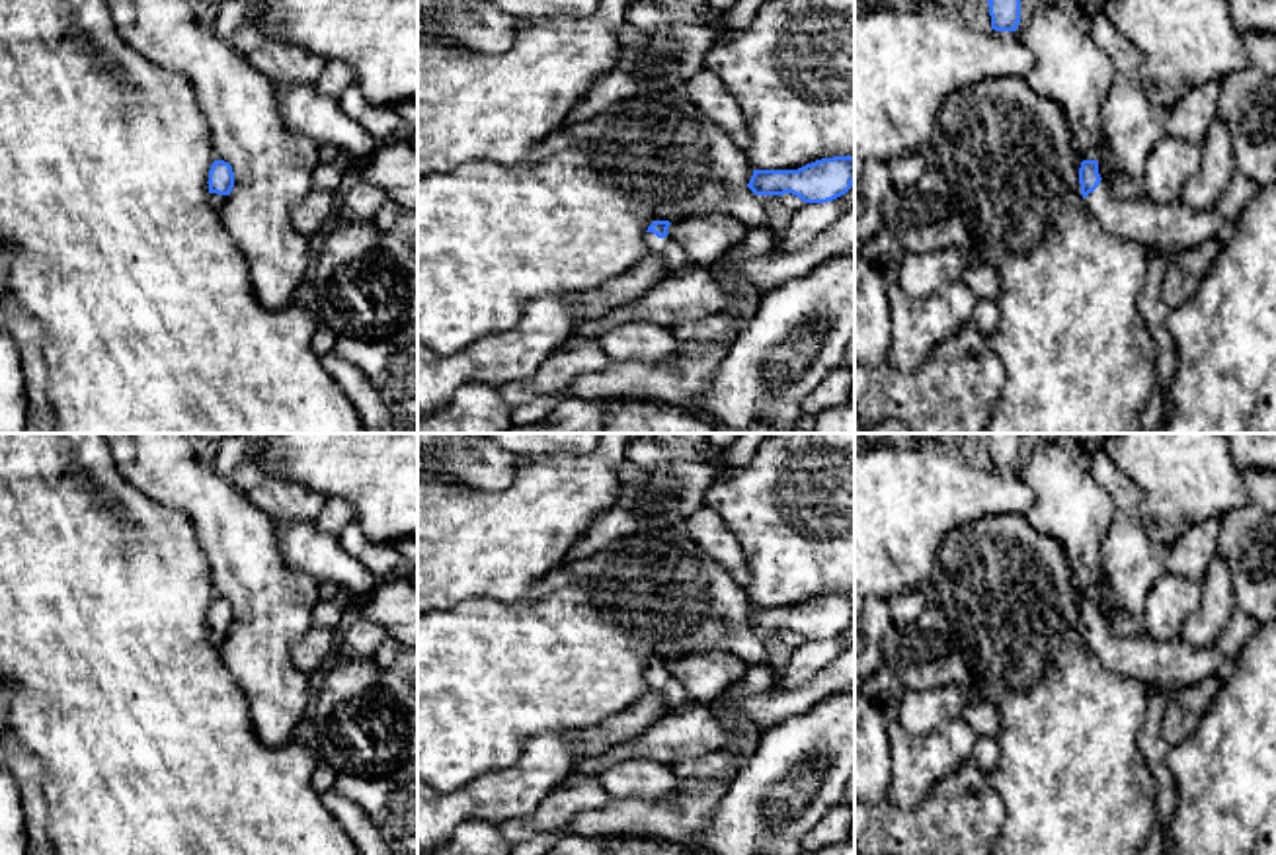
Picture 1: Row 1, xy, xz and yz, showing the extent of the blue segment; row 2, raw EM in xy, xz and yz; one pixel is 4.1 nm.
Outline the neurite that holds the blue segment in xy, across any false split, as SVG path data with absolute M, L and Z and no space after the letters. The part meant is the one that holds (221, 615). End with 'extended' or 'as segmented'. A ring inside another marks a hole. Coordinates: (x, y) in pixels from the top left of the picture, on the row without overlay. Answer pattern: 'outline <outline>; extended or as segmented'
outline M215 597L209 607L209 636L215 644L215 648L222 648L224 640L228 638L228 632L234 625L234 609L232 603L224 597Z; extended

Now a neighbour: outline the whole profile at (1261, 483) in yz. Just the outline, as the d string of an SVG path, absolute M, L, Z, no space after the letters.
M1255 468L1243 472L1245 502L1233 511L1225 513L1221 533L1217 539L1217 554L1227 556L1239 537L1262 517L1276 511L1276 468Z

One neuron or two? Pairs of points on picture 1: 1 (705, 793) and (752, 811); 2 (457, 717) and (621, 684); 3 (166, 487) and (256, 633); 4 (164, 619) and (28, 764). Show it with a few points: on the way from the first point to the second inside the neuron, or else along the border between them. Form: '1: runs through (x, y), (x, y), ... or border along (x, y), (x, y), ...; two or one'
1: border along (728, 783), (713, 818), (695, 834); two
2: runs through (498, 684), (580, 684); one
3: runs through (205, 514), (242, 551), (256, 580), (256, 594); one
4: border along (20, 740), (41, 766), (41, 795), (45, 801); two

